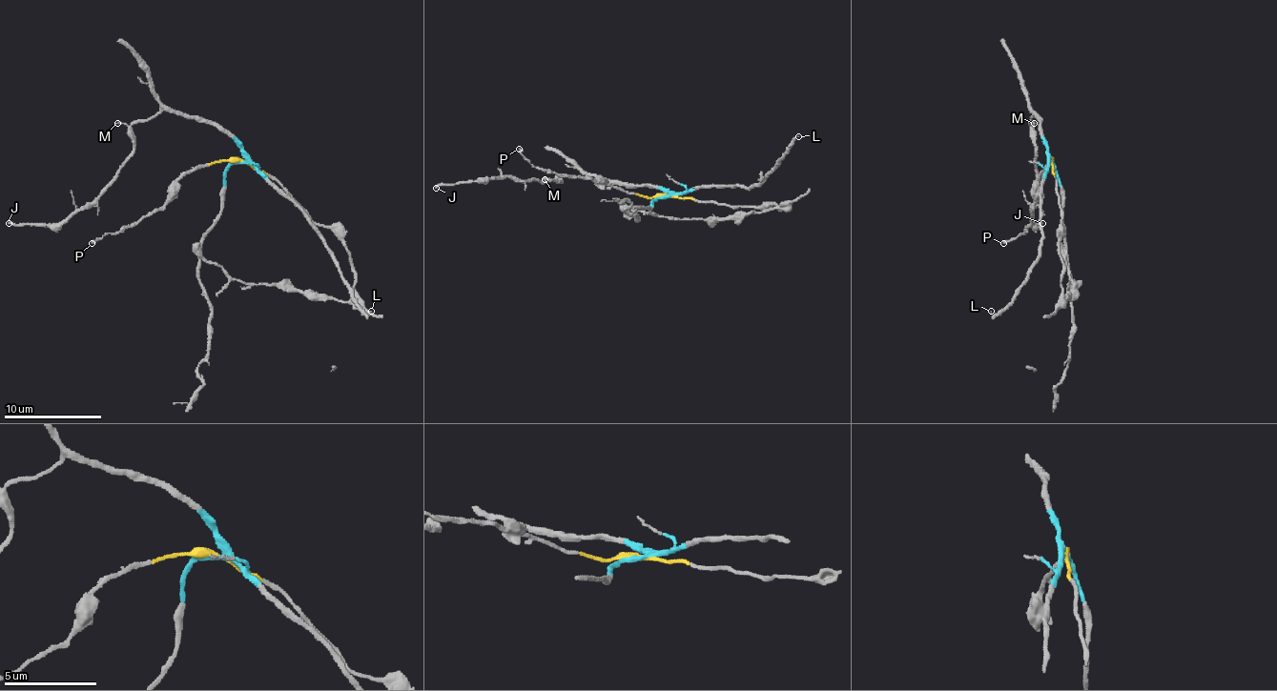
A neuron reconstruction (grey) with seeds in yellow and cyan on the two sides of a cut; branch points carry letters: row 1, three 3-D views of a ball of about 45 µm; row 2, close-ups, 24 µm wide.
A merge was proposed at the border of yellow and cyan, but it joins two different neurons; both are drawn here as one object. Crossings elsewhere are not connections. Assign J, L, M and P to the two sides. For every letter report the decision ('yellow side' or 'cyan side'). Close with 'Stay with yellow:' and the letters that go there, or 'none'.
J: cyan side
L: cyan side
M: cyan side
P: yellow side
Stay with yellow: P

